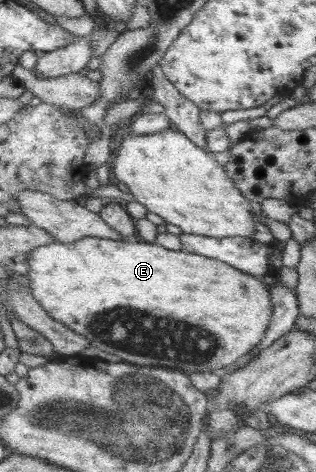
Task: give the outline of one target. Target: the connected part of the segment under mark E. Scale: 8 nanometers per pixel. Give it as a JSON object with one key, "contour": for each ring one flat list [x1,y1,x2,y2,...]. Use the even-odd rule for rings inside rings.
{"contour":[[83,238,74,243,55,242,32,250,28,256,28,274,26,274,34,300,50,315,51,319,58,321,85,337,92,346,100,351,118,355,121,361,134,365,148,367,170,367,184,373,215,372,222,373,230,369,242,357,261,343,269,326,272,314,270,292,266,284,259,278,246,275,226,265,217,259,204,258,202,255,192,255,182,251,171,251,160,245,150,243,126,243,124,240,101,238]]}

